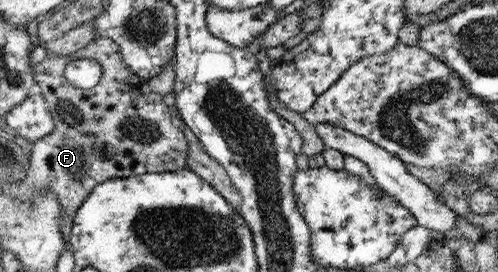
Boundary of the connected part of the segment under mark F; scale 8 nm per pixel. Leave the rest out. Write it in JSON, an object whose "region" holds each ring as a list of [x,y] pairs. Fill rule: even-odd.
{"region":[[[104,37],[96,38],[94,42],[90,42],[88,48],[84,48],[84,50],[80,50],[80,52],[74,52],[74,54],[67,54],[66,56],[58,56],[53,52],[48,52],[47,57],[41,63],[34,64],[34,66],[37,82],[40,82],[40,84],[42,84],[42,82],[44,82],[44,84],[50,84],[50,86],[56,90],[56,96],[50,96],[48,100],[52,100],[52,102],[50,102],[50,113],[54,116],[57,127],[49,137],[42,138],[40,144],[36,146],[36,150],[34,150],[34,162],[32,162],[30,174],[32,174],[32,176],[48,176],[48,180],[46,180],[48,186],[52,186],[51,188],[59,194],[62,204],[65,206],[64,216],[66,217],[65,226],[67,232],[69,232],[74,222],[76,222],[76,216],[78,216],[81,206],[89,200],[89,196],[96,190],[97,186],[101,185],[103,182],[112,180],[113,178],[134,177],[148,173],[174,172],[190,168],[190,140],[188,140],[188,136],[184,134],[183,128],[174,126],[174,118],[172,118],[172,110],[170,110],[172,106],[166,104],[166,100],[164,100],[165,96],[162,93],[155,91],[146,78],[141,78],[139,74],[131,71],[131,68],[125,61],[121,46],[115,40]],[[75,58],[94,59],[102,64],[102,68],[104,68],[104,80],[102,80],[99,86],[94,86],[94,88],[91,89],[82,89],[74,87],[73,84],[70,83],[70,80],[67,78],[67,68]]]}

